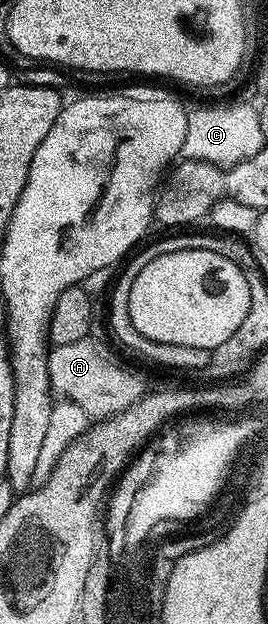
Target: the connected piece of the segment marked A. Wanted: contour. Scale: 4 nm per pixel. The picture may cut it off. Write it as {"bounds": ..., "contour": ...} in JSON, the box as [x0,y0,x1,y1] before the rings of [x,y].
{"bounds":[48,337,147,421],"contour":[[[94,337],[72,341],[72,345],[60,345],[50,351],[48,361],[50,389],[55,396],[65,397],[80,405],[91,420],[97,421],[114,415],[147,394],[146,379],[138,371],[125,367],[108,348],[97,343]]]}

